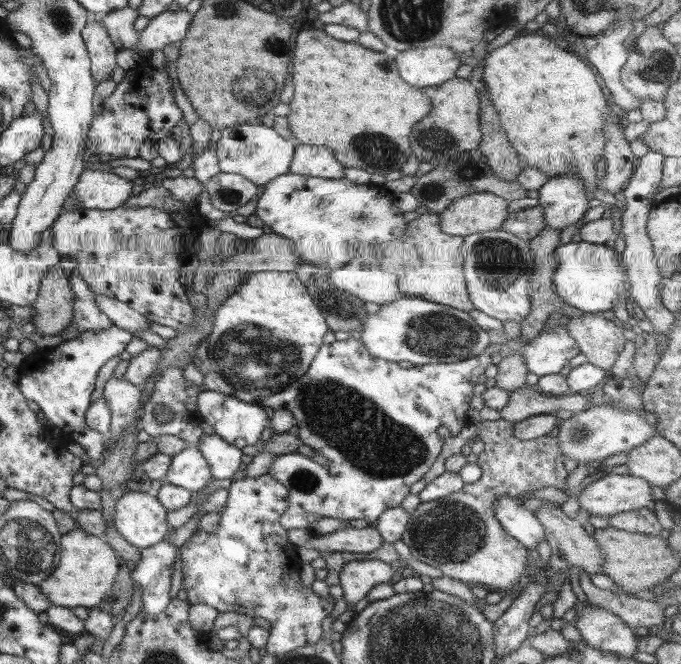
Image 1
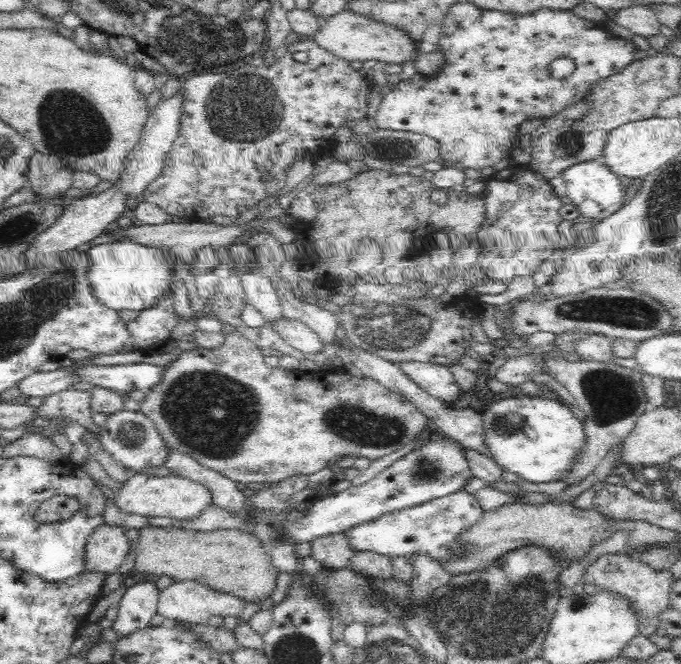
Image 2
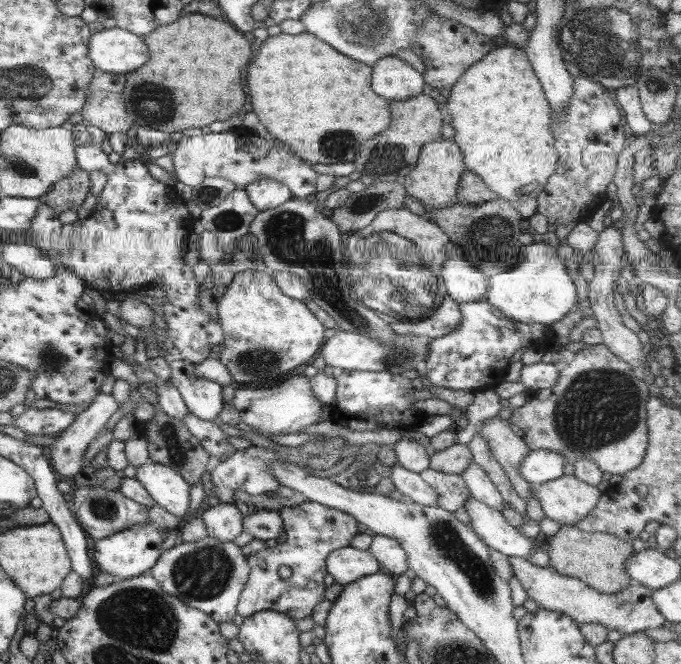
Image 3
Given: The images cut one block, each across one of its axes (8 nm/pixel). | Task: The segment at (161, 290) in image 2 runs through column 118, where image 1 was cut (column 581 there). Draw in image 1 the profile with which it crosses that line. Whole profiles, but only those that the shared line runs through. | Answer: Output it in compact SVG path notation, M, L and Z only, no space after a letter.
M583 241L569 242L554 250L556 267L552 274L555 294L568 306L582 313L600 313L617 303L625 276L625 267L619 254L605 245Z

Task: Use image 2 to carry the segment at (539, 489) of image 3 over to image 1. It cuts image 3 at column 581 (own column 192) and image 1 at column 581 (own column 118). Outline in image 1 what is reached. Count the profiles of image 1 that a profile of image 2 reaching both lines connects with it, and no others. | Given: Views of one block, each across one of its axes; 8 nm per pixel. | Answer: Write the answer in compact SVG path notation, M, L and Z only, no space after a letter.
M607 473L591 482L577 496L579 508L590 516L613 516L639 508L652 509L651 486L645 480L626 475Z

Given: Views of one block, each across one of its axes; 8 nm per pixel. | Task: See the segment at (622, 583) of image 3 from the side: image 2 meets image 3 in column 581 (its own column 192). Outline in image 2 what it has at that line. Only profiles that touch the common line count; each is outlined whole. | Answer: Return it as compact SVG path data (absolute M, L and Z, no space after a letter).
M153 523L138 530L135 552L132 569L146 578L166 576L174 583L190 581L246 601L263 601L276 588L278 570L256 534L244 534L237 530L194 532L171 527L168 523Z

